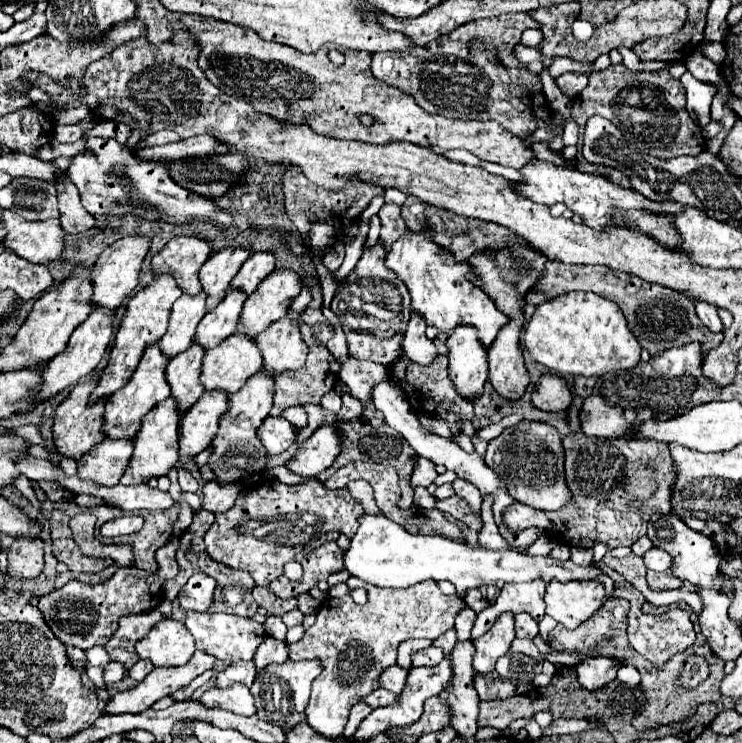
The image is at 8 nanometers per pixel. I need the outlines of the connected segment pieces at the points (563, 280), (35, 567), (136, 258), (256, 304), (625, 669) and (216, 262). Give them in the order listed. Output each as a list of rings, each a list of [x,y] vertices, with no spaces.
[[[548,262],[546,270],[542,272],[542,278],[538,280],[538,286],[530,294],[526,294],[526,302],[538,306],[574,290],[588,290],[616,302],[628,320],[628,328],[640,340],[642,348],[646,348],[652,356],[674,346],[684,346],[688,342],[700,342],[706,354],[724,340],[724,332],[710,332],[700,322],[694,310],[694,302],[686,294],[666,290],[666,286],[642,282],[640,278],[628,274],[618,274],[616,270],[610,270],[606,266],[566,266],[562,262]]]
[[[16,538],[8,548],[8,574],[12,578],[36,578],[44,568],[44,540]]]
[[[124,236],[120,240],[116,240],[114,244],[110,244],[96,260],[94,268],[92,268],[92,280],[94,280],[94,304],[106,306],[116,310],[124,298],[136,288],[138,284],[138,274],[142,270],[142,262],[150,250],[150,236]]]
[[[276,268],[248,296],[238,320],[238,332],[248,332],[256,338],[266,326],[270,326],[270,322],[276,322],[288,312],[292,300],[302,290],[302,284],[304,282],[296,270]]]
[[[620,666],[618,670],[618,680],[624,684],[624,686],[630,686],[630,688],[636,688],[640,684],[640,674],[634,670],[634,666]]]
[[[224,246],[210,256],[210,260],[200,270],[200,282],[208,294],[208,310],[212,310],[230,290],[232,278],[238,274],[244,260],[250,256],[250,250],[244,246]]]

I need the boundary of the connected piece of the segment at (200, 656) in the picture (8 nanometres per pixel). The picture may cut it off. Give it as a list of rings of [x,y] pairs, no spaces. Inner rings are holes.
[[[196,650],[188,664],[170,666],[170,668],[154,668],[136,688],[126,692],[118,692],[106,706],[108,714],[136,714],[150,708],[156,700],[174,694],[176,690],[188,686],[196,676],[210,670],[216,658],[208,652]]]

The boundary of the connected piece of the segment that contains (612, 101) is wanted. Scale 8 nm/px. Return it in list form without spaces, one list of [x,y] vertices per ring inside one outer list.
[[[612,64],[606,70],[592,72],[588,86],[574,98],[572,104],[572,116],[580,126],[580,136],[586,120],[594,114],[618,124],[628,142],[636,144],[642,152],[660,156],[664,160],[678,158],[682,154],[696,156],[704,150],[704,134],[686,112],[684,86],[666,70],[632,72],[624,64]]]

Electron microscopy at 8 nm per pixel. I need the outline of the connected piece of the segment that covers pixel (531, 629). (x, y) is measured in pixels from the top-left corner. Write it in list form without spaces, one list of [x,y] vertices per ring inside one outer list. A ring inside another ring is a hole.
[[[526,612],[516,614],[515,631],[517,638],[534,639],[539,633],[538,623]]]

